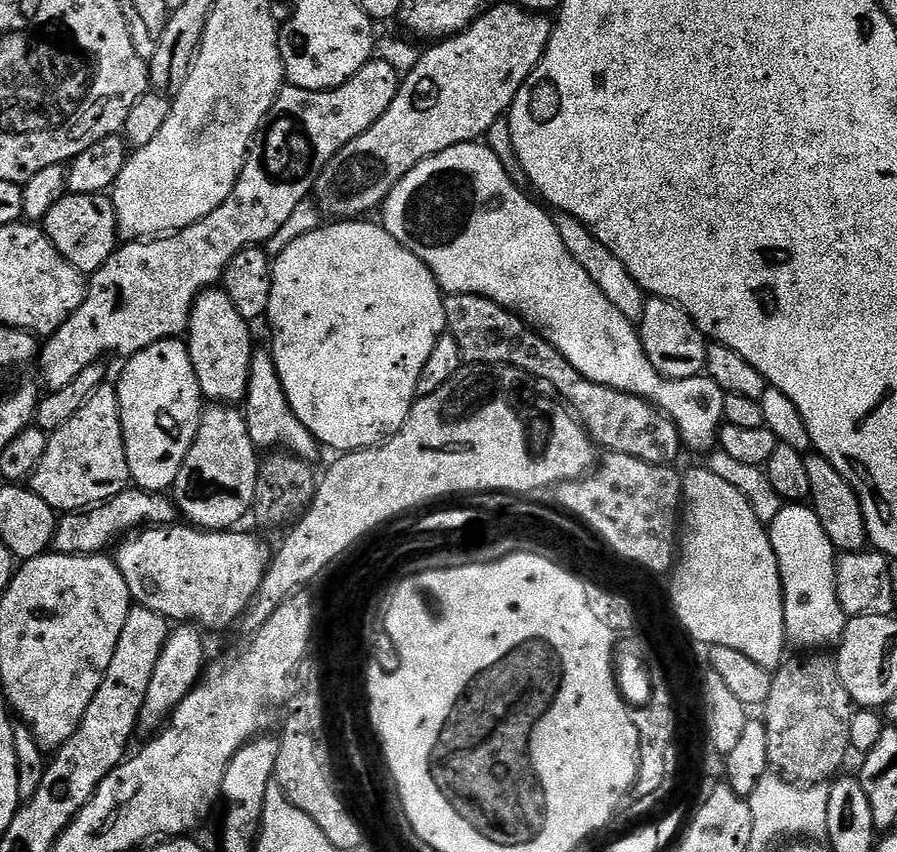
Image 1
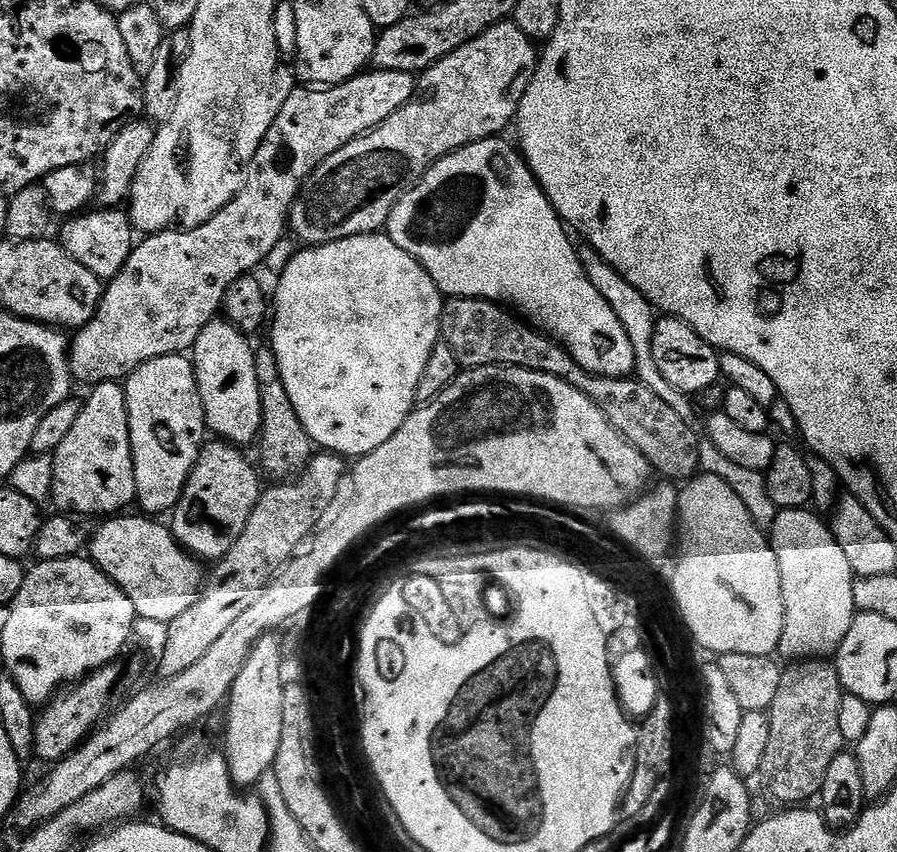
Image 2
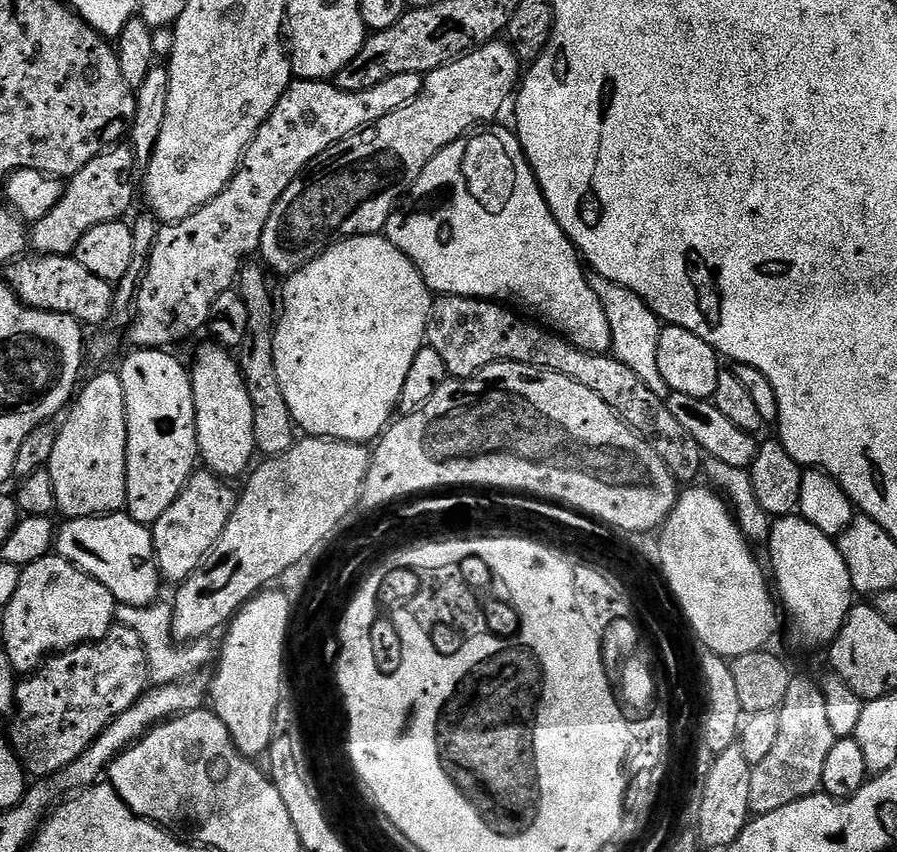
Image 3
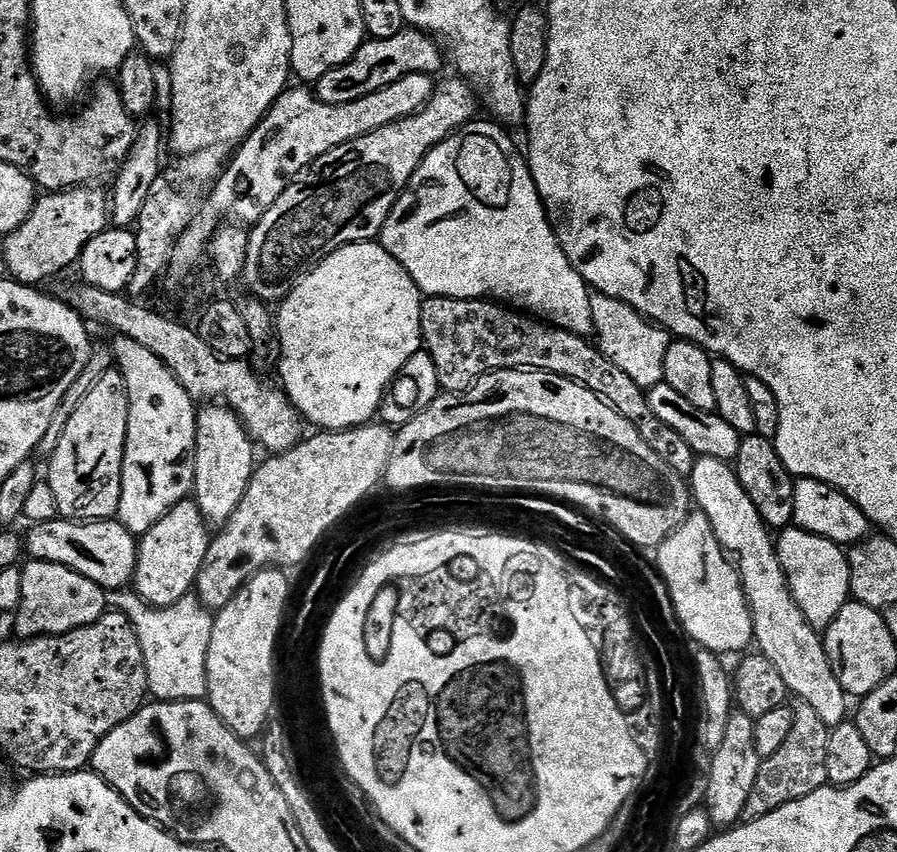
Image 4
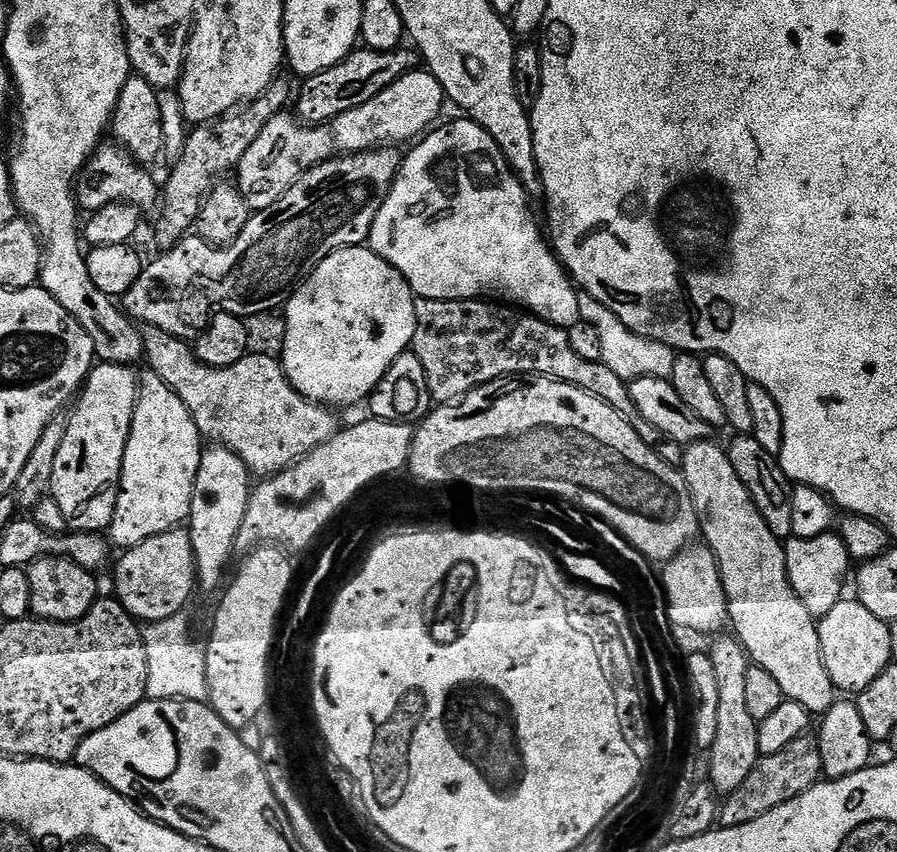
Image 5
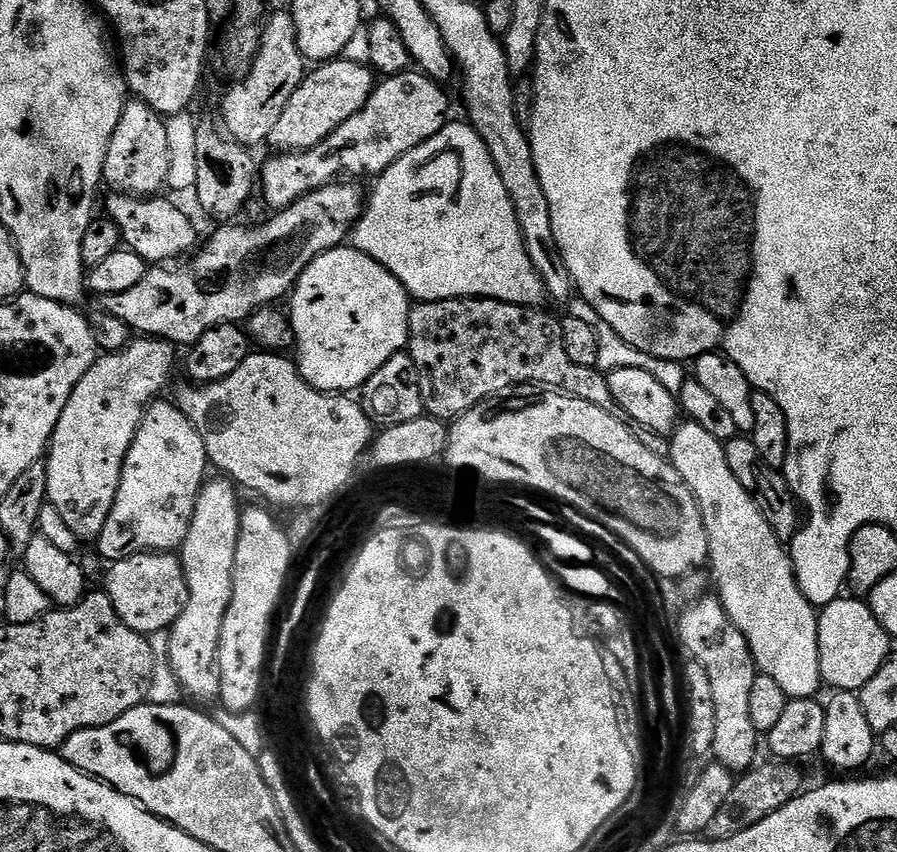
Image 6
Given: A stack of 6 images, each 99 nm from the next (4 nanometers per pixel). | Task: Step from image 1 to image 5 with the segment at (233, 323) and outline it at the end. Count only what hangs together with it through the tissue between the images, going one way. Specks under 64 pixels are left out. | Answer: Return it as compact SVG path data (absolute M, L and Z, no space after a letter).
M208 446L201 451L198 478L196 479L196 493L192 496L192 514L190 517L192 528L189 527L187 529L190 542L194 546L196 582L201 593L203 591L212 592L216 587L219 589L225 583L224 571L228 568L228 559L234 556L236 552L238 530L242 526L242 518L246 518L246 510L248 509L248 498L250 495L248 479L250 479L248 467L244 465L242 458L238 458L238 454L234 454L229 448Z

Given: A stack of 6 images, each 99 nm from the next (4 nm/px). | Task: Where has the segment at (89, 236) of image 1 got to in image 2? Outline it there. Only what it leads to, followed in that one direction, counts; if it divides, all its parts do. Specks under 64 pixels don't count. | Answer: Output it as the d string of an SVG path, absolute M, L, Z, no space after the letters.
M100 206L97 209L97 212L85 210L75 216L67 217L61 223L64 225L60 228L58 242L64 247L66 254L74 258L74 262L82 262L82 266L86 266L90 274L94 274L101 282L107 282L116 277L126 258L130 258L134 247L134 239L132 240L134 229L127 211L119 207Z

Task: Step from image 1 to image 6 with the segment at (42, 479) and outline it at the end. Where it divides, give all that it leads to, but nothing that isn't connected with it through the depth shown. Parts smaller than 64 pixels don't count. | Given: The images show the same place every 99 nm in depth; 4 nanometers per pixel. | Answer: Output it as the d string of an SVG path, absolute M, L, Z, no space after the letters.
M132 338L117 352L101 355L74 386L48 445L47 503L62 514L82 541L99 541L120 489L124 459L149 404L161 395L176 368L177 345L155 338Z

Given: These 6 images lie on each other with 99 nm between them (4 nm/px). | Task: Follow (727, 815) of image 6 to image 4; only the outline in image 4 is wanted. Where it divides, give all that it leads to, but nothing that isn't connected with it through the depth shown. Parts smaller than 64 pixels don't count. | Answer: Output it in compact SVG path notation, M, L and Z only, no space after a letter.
M797 703L794 708L794 727L786 743L770 758L760 761L758 778L754 778L754 790L750 790L750 799L742 810L741 821L757 820L778 806L786 806L786 802L798 802L798 798L806 798L806 794L814 794L814 790L828 784L826 774L826 746L828 745L829 728L810 705Z

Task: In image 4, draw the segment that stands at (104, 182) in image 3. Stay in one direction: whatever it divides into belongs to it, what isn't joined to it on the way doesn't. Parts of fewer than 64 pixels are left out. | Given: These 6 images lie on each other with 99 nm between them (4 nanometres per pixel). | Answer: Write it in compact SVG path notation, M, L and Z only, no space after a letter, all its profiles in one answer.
M81 186L41 195L30 218L3 241L2 254L6 258L8 276L20 284L40 286L43 280L66 271L71 264L73 267L86 242L110 226L110 200L98 189L96 186Z

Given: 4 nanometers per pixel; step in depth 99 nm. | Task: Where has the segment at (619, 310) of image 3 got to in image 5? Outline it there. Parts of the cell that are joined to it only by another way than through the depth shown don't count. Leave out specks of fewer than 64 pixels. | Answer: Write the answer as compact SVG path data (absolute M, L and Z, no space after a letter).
M586 291L580 292L578 306L581 321L585 325L588 323L596 331L596 340L600 343L599 359L603 360L606 366L610 366L610 370L614 370L618 378L631 382L647 376L655 380L671 377L677 353L670 346L660 340L648 340L645 336L634 334L634 330L627 328L613 312L602 306L602 302L598 302L598 298Z

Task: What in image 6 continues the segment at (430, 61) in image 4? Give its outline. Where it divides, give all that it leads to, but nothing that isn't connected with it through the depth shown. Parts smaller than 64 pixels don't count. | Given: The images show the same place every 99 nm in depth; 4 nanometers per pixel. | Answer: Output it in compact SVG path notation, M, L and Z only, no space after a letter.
M326 60L313 68L316 69L313 72L311 69L305 75L302 86L298 86L290 102L286 102L286 110L282 110L282 118L278 118L274 130L270 130L266 144L277 153L305 152L318 146L318 142L334 134L334 130L338 130L346 118L354 118L354 114L366 106L372 89L378 83L368 64L359 64L353 60Z

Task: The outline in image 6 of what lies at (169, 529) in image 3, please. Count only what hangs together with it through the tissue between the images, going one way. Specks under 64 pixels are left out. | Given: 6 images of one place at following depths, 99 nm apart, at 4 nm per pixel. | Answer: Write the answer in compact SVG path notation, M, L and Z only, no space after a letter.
M139 552L136 556L127 556L115 561L103 577L102 588L107 592L110 602L114 602L114 610L118 610L118 618L122 618L122 622L126 622L130 630L141 632L146 637L158 631L169 631L173 622L178 618L178 614L186 610L186 598L188 597L186 574L182 570L179 555L172 552Z

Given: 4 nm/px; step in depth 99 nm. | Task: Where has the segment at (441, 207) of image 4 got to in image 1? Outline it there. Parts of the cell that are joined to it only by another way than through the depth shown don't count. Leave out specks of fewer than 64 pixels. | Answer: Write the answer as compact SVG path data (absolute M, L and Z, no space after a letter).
M484 142L459 144L418 162L418 166L394 186L382 205L382 226L424 262L445 293L485 296L519 314L530 327L552 342L574 370L602 386L629 392L658 405L676 421L685 449L697 448L707 453L718 440L716 383L707 374L677 381L660 376L658 370L650 366L650 358L646 358L637 325L627 320L622 310L594 286L590 274L574 262L570 250L566 250L566 242L562 242L562 234L558 234L553 213L543 203L533 200L512 181L507 166L494 149L487 148Z

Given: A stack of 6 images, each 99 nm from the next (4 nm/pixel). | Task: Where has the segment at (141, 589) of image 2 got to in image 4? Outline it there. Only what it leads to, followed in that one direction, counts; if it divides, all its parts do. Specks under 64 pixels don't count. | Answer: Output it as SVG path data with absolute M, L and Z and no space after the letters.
M57 518L50 522L32 524L26 532L26 552L33 560L49 560L62 566L70 566L70 570L78 570L90 582L94 582L98 587L105 590L127 589L133 583L136 574L136 559L138 558L138 540L132 535L126 526L121 524L119 519L110 520L65 520Z

